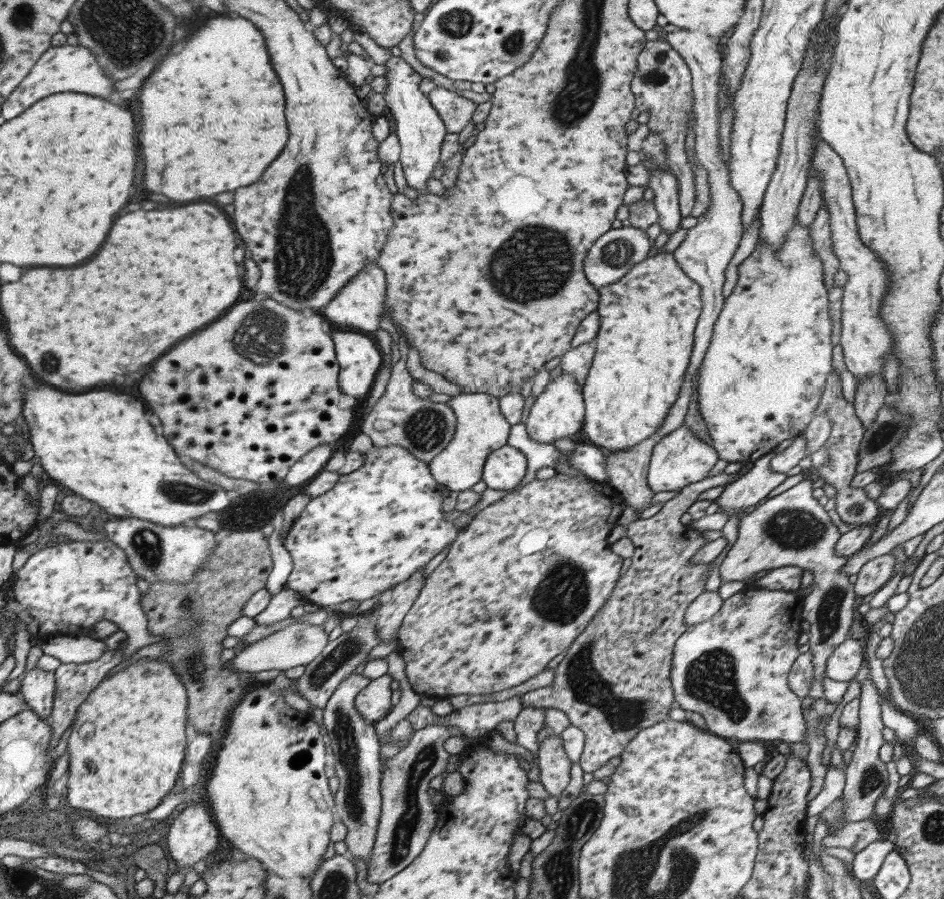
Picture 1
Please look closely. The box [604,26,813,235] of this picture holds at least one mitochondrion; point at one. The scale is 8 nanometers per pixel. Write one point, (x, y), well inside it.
(656, 74)

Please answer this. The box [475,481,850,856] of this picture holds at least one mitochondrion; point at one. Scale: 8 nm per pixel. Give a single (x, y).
(618, 713)

